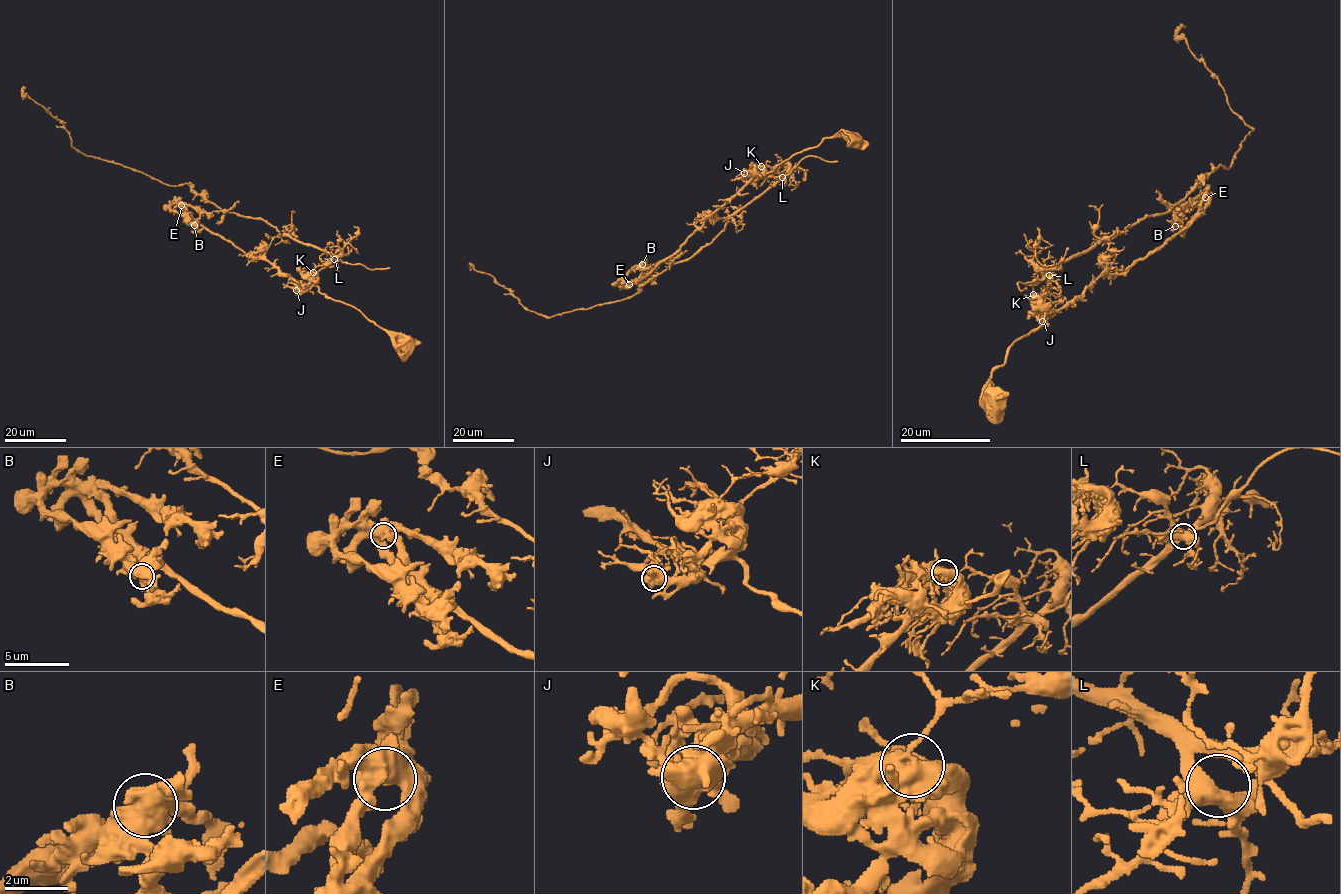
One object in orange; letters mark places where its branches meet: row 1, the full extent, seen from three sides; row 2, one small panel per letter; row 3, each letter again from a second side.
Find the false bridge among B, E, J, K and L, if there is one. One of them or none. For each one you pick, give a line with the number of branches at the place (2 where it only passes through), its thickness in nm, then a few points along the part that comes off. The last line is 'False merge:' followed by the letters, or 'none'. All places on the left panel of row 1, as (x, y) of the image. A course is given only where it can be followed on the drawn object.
K: 4 | 650 nm | (312, 272), (331, 255), (221, 210), (186, 183), (168, 185), (77, 151), (25, 87)
False merge: K

